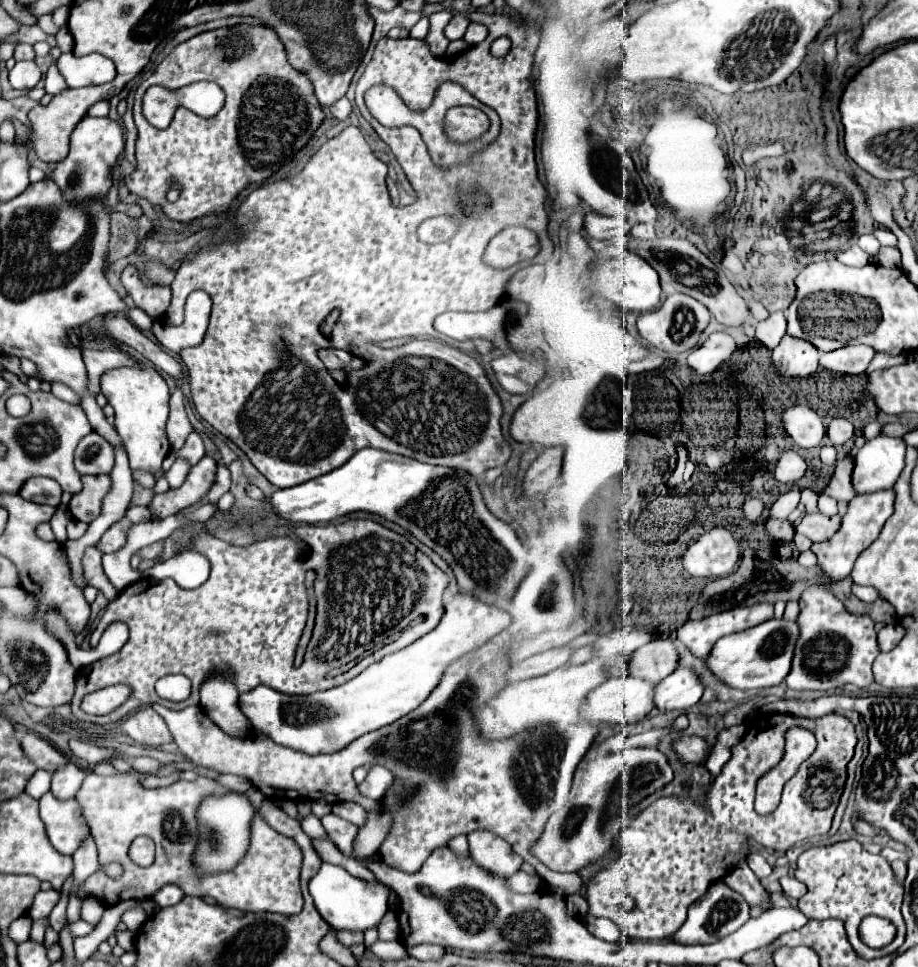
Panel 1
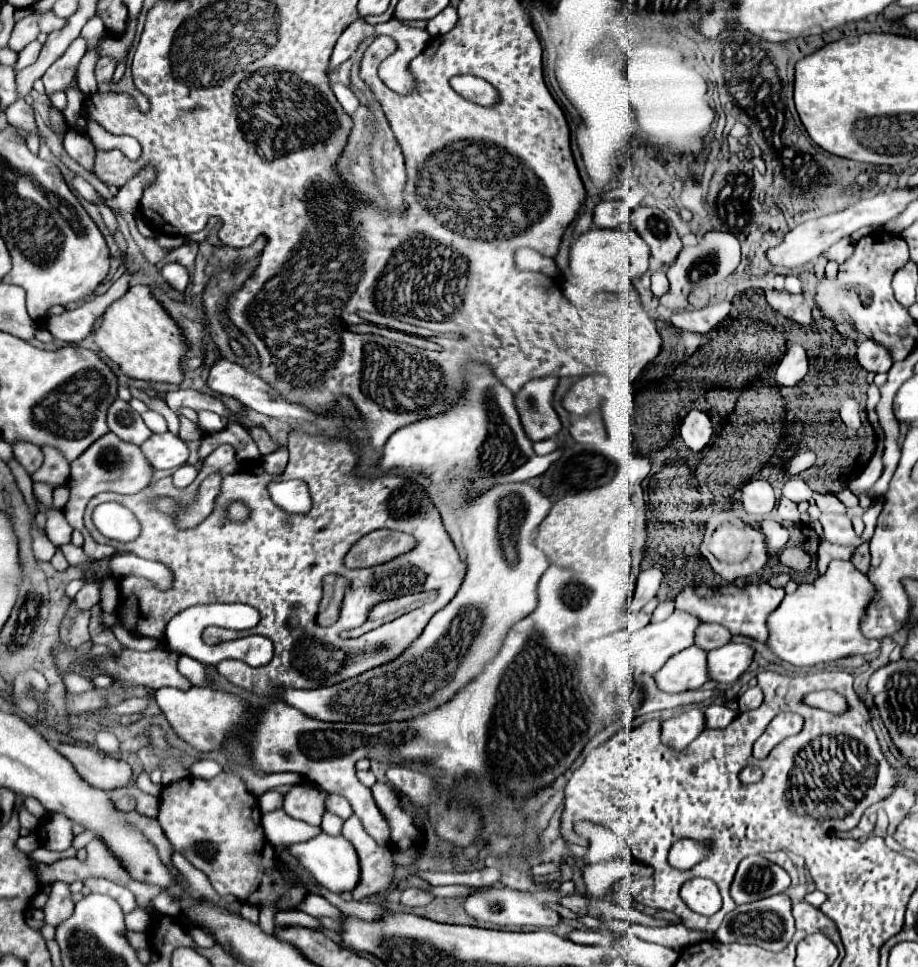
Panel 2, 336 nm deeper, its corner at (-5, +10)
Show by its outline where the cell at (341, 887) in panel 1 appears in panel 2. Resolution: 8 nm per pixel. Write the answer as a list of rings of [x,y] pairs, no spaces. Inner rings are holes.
[[[318,834],[310,842],[294,844],[288,846],[290,854],[302,862],[302,866],[314,876],[314,880],[328,888],[330,892],[342,894],[342,892],[352,892],[360,884],[360,860],[350,842],[346,842],[344,836],[328,836],[328,834]]]

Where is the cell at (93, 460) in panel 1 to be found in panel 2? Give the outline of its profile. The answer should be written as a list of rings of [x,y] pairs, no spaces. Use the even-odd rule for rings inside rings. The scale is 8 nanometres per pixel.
[[[114,400],[112,406],[108,408],[108,418],[106,418],[108,430],[116,434],[120,440],[130,442],[130,444],[142,444],[144,440],[150,438],[150,430],[142,422],[140,414],[134,412],[128,402],[124,400]]]

